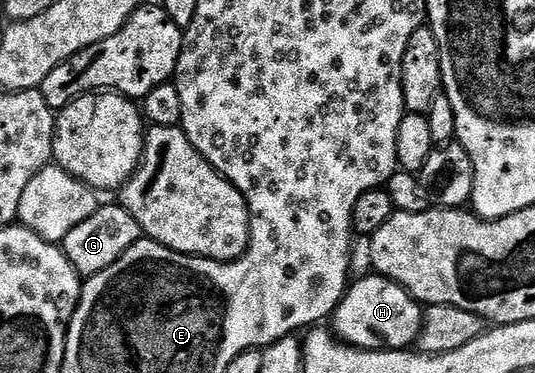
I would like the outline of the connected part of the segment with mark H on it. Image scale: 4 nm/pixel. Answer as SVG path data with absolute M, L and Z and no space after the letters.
M370 272L367 278L349 283L345 296L338 301L338 307L333 312L332 330L347 346L356 346L360 350L404 350L417 343L422 331L423 313L423 307L403 286L396 284L391 278L383 278L377 272Z

